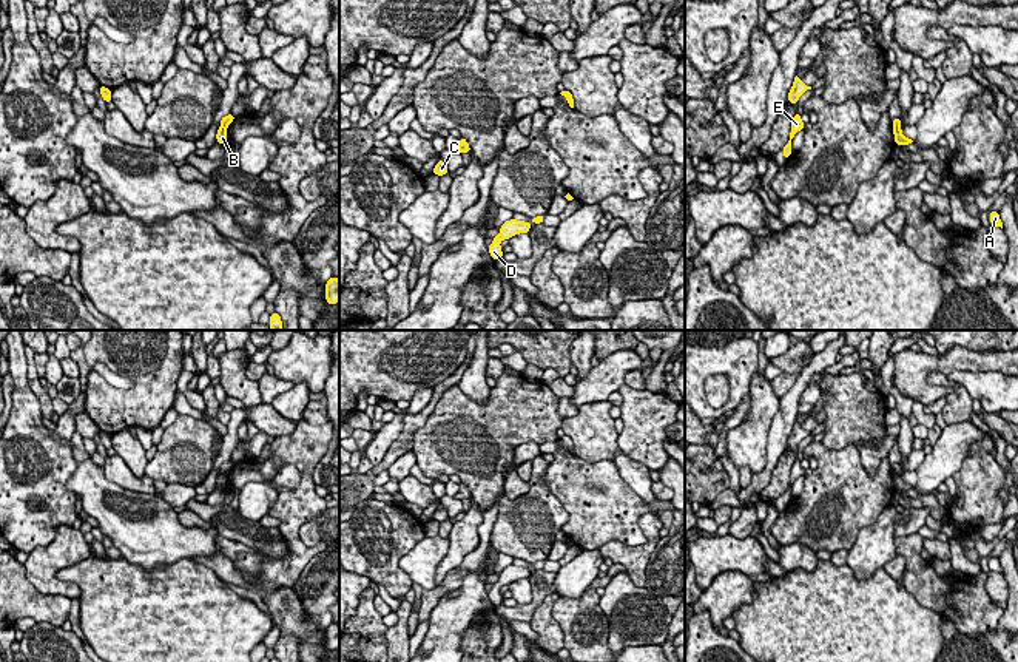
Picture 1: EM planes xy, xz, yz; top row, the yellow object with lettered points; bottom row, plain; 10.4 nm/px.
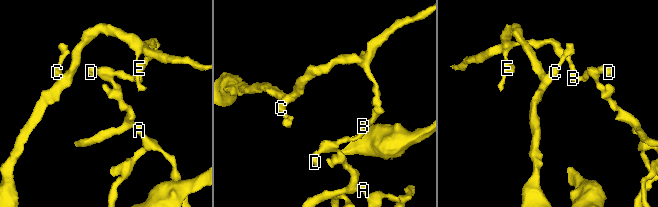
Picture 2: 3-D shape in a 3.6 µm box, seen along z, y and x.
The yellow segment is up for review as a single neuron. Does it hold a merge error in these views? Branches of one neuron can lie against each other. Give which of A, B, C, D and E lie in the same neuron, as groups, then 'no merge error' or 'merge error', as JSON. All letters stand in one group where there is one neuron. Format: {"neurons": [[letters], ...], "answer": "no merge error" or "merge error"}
{"neurons": [["A", "B", "D"], ["C", "E"]], "answer": "merge error"}

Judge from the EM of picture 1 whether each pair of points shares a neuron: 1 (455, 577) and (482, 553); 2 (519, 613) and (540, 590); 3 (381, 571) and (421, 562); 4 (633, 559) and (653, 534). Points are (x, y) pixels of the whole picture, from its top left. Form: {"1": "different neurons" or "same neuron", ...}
{"1": "different neurons", "2": "same neuron", "3": "different neurons", "4": "same neuron"}

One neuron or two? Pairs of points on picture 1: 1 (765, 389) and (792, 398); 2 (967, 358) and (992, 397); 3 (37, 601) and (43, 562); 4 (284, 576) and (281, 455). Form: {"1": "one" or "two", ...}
{"1": "two", "2": "two", "3": "two", "4": "one"}

